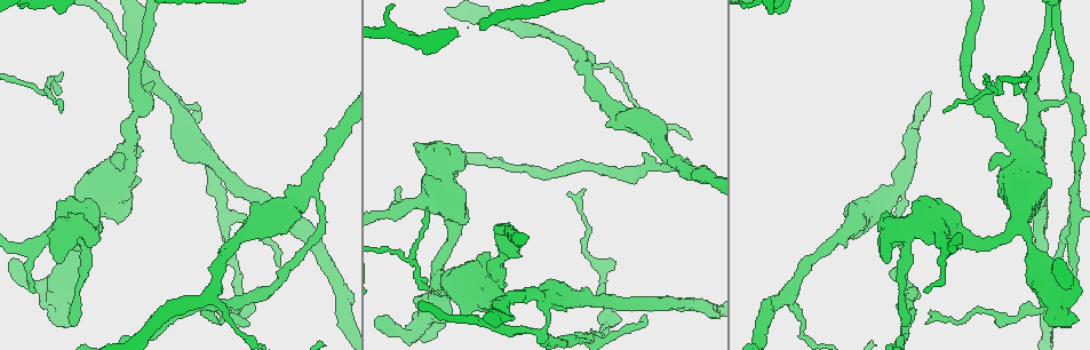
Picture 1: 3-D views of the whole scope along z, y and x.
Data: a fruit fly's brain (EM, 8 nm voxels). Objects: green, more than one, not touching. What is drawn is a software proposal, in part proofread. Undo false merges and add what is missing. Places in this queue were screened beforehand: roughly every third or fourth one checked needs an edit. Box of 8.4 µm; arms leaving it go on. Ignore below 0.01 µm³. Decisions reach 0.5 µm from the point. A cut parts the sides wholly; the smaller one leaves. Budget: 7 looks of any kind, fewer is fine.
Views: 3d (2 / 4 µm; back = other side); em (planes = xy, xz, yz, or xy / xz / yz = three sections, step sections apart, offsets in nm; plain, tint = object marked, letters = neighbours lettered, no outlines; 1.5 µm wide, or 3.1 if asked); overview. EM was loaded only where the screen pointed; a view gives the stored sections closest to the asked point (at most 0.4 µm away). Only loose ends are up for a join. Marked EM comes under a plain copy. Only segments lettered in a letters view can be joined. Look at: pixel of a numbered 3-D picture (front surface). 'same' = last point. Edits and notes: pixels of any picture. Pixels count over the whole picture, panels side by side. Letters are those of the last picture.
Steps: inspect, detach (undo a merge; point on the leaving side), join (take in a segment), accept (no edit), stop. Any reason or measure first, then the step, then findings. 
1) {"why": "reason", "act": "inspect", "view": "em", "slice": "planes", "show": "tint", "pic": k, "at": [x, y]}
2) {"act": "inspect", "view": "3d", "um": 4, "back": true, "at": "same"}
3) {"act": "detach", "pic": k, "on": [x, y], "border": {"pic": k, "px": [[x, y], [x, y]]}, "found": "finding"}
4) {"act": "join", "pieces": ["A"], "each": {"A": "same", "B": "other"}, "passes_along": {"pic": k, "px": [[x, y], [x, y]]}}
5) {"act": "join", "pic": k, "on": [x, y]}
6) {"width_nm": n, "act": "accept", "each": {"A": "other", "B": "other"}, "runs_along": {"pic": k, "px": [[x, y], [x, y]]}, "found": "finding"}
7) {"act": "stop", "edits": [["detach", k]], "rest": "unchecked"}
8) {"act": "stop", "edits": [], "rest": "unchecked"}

{"why": "branch stops here", "act": "inspect", "view": "3d", "um": 2, "pic": 1, "at": [901, 324]}

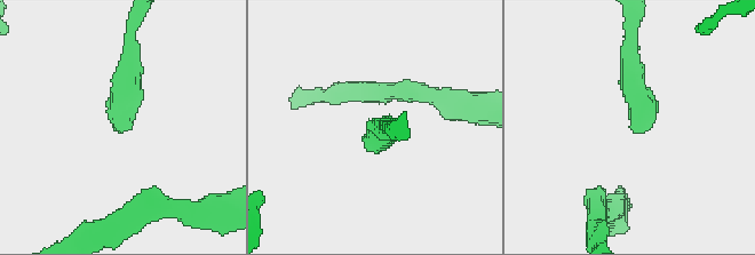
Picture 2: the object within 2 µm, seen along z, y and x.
{"why": "shape alone is not enough", "act": "inspect", "view": "em", "slice": "planes", "show": "letters", "pic": 2, "at": [376, 129]}

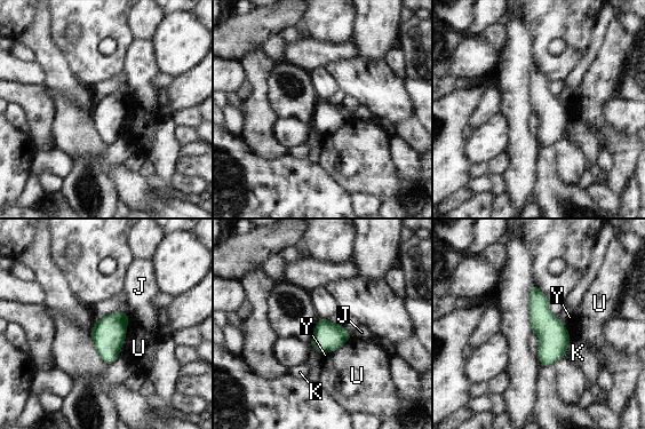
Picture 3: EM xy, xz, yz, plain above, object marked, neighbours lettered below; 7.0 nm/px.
{"act": "accept", "each": {"J": "other", "K": "other", "U": "other", "Y": "other"}, "border": {"pic": 3, "px": [[558, 318], [571, 335]]}, "found": "none of them fits"}

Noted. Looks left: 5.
{"why": "branch stops here", "act": "inspect", "view": "em", "slice": "planes", "show": "letters", "pic": 1, "at": [1025, 74]}

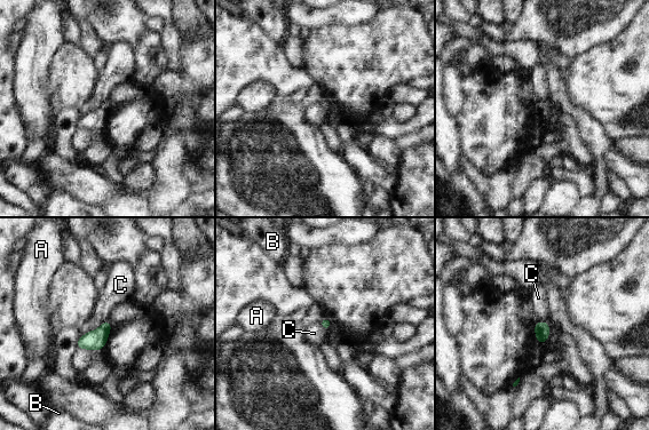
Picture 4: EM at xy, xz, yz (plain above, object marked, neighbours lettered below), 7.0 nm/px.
{"width_nm": 80, "longest_contact_nm": ["C", 150], "act": "accept", "each": {"A": "other", "B": "other", "C": "other"}, "found": "no lettered segment goes on from it"}

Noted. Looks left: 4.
{"why": "calibre changes", "act": "inspect", "view": "em", "slice": "xz", "step": 8, "show": "letters", "pic": 1, "at": [542, 296]}

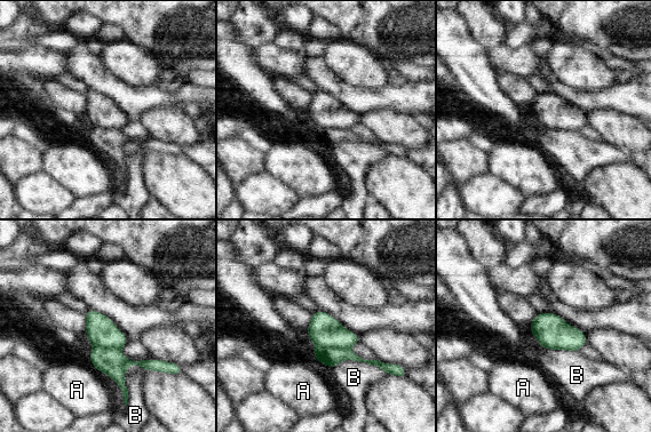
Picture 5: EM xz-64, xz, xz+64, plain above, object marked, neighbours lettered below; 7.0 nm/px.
{"width_nm": 220, "act": "detach", "pic": 5, "on": [331, 357], "each": {"A": "other", "B": "other"}, "part_leaving": {"pic": 5, "px": [[93, 356], [112, 362], [164, 365]]}, "found": "a second cell is stuck on"}

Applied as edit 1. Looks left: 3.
{"act": "stop", "edits": [["detach", 5]], "rest": "unchecked"}

